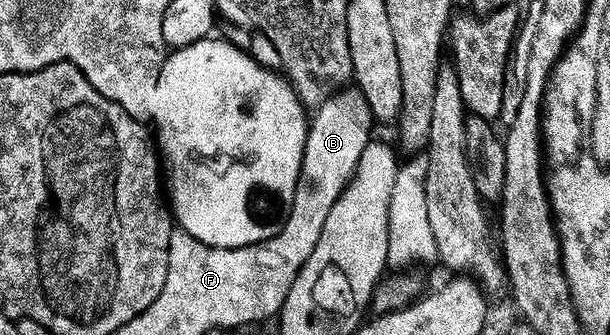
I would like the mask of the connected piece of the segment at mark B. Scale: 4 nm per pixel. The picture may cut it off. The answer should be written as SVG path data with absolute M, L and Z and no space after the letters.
M348 86L334 93L328 101L315 109L316 117L311 117L307 125L308 137L304 143L306 162L299 165L300 181L294 184L299 196L308 196L308 204L320 212L320 216L312 216L308 220L308 236L316 232L316 228L324 229L326 218L334 206L334 202L344 192L352 173L358 166L358 158L366 143L364 137L364 119L368 120L370 113L365 104L363 94L355 87Z

